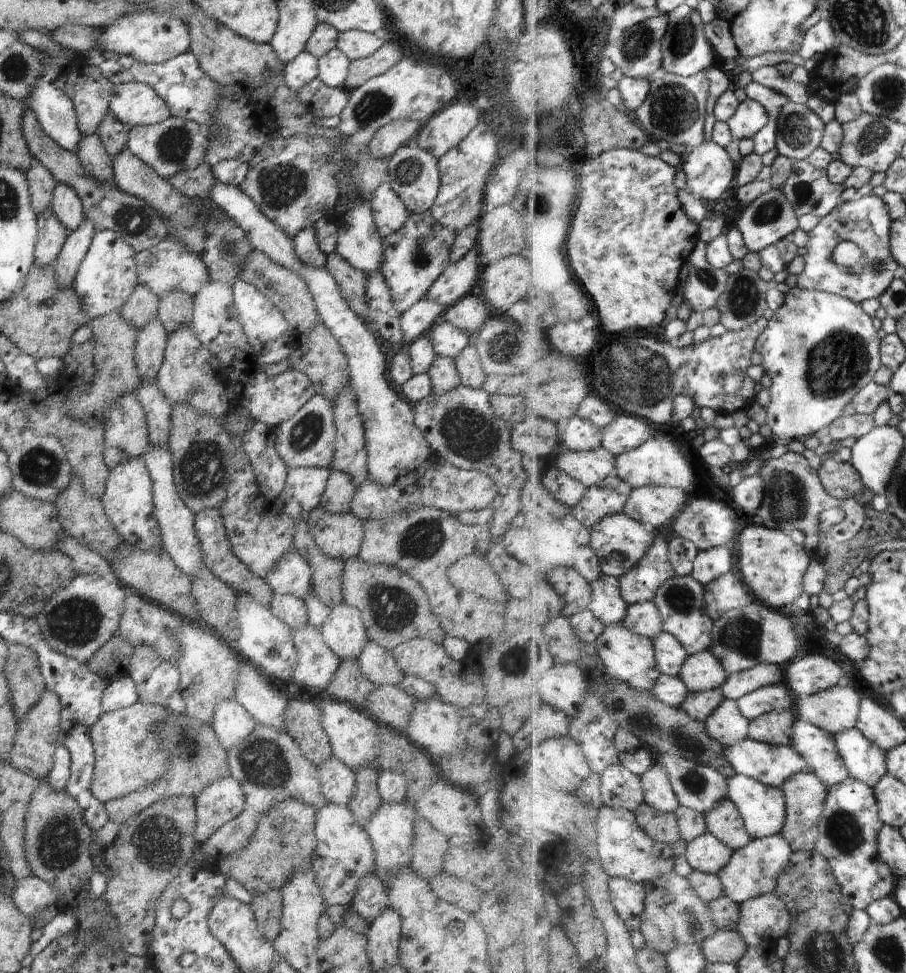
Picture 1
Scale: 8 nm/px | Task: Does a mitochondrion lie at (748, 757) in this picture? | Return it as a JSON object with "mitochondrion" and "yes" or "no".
{"mitochondrion":"no"}

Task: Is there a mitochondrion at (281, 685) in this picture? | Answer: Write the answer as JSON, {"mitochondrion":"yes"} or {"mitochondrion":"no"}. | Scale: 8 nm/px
{"mitochondrion":"no"}

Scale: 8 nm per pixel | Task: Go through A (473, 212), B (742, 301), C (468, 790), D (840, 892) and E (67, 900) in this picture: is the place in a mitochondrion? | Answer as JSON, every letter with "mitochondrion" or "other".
{"A":"other","B":"mitochondrion","C":"other","D":"other","E":"other"}

